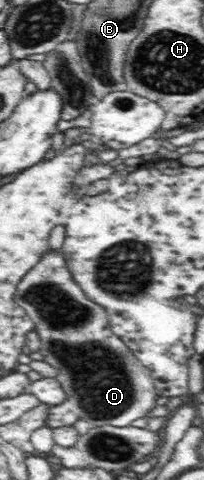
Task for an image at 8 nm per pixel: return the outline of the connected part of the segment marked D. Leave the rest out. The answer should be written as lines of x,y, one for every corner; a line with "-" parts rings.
49,251
38,259
17,284
17,305
27,310
27,315
33,320
35,330
41,338
39,353
43,362
57,370
55,382
59,383
66,394
63,403
51,406
45,420
46,426
51,429
57,427
71,427
79,419
89,423
89,427
127,427
132,421
145,418
151,409
157,407
158,393
150,372
133,356
125,343
111,331
109,318
104,307
92,302
73,279
65,259

